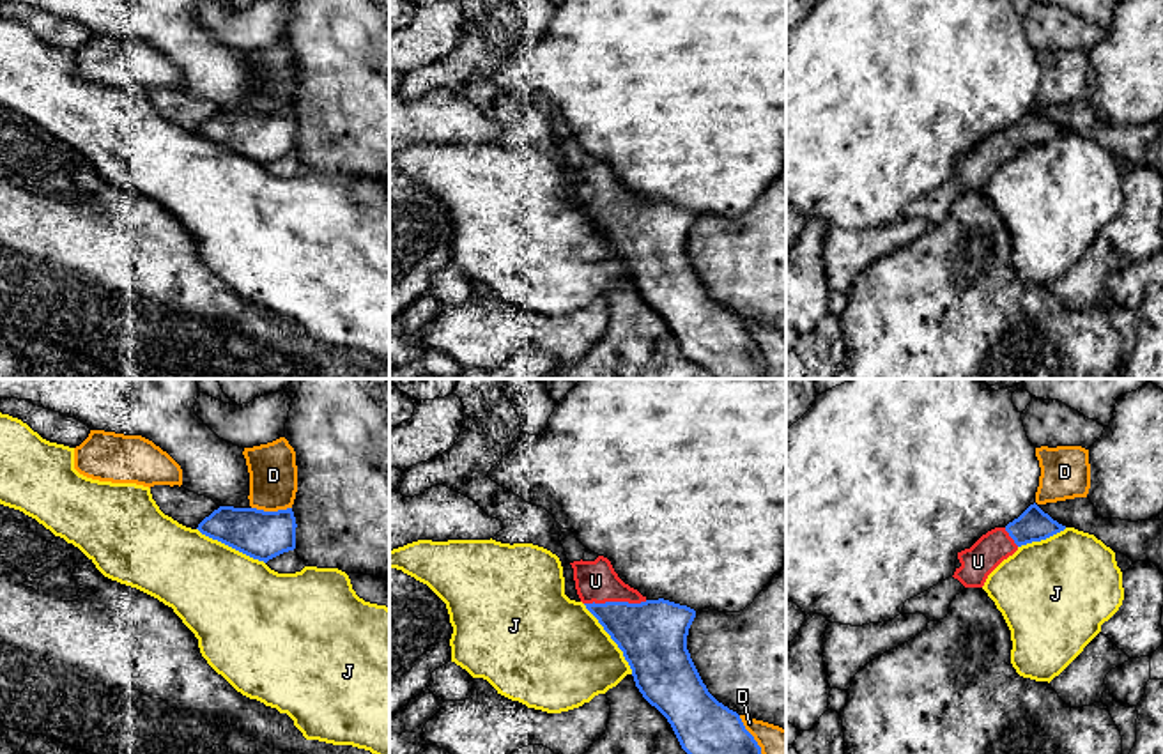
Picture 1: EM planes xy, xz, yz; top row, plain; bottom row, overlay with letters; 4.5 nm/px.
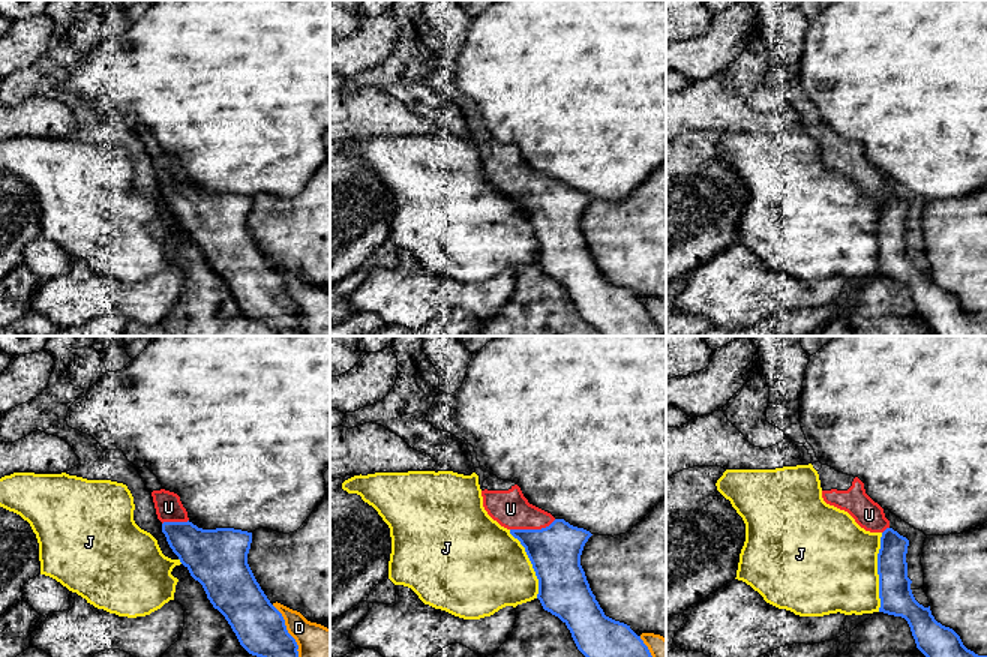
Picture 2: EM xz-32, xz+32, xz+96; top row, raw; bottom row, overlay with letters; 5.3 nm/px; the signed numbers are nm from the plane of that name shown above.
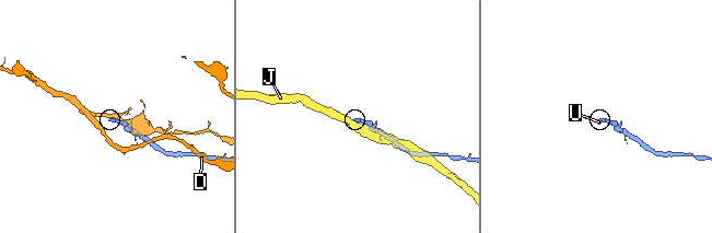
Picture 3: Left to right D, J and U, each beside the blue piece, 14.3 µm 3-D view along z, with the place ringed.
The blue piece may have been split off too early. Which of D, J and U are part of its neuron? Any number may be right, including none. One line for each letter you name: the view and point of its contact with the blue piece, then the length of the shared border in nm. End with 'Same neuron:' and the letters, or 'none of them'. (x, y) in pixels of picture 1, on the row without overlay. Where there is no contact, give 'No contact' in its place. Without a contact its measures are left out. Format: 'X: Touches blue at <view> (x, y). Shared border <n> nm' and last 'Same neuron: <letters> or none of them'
U: Touches blue at xz (615, 206). Shared border 280 nm
Same neuron: U

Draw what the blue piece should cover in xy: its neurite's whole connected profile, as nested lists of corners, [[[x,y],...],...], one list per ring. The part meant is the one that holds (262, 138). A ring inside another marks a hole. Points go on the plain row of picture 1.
[[[220,110],[196,133],[253,163],[267,166],[296,152],[296,131],[292,112],[264,115]]]

